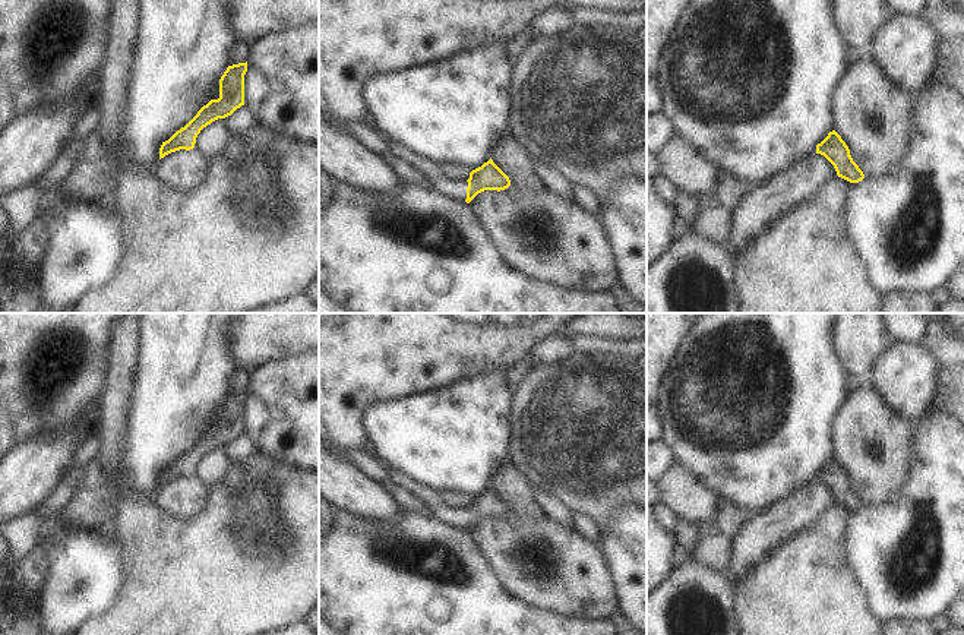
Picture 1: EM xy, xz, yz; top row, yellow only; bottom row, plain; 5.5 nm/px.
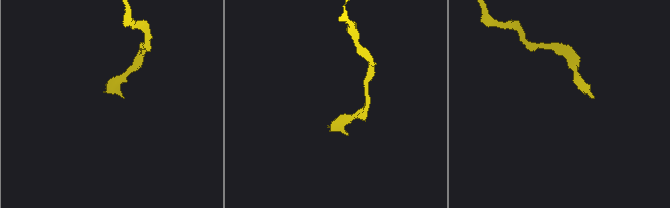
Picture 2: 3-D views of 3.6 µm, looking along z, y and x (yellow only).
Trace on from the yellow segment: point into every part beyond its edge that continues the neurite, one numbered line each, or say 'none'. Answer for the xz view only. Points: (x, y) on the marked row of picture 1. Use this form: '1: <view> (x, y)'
1: xz (432, 170)

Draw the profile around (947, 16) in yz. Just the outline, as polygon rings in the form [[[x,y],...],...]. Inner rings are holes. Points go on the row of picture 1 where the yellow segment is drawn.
[[[926,0],[923,16],[939,34],[933,76],[964,97],[964,0]]]

